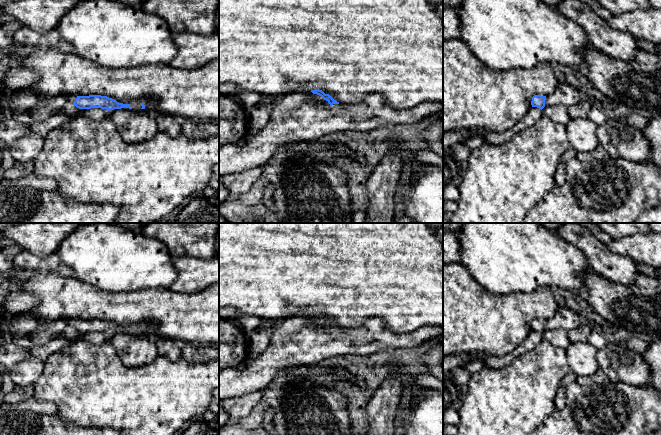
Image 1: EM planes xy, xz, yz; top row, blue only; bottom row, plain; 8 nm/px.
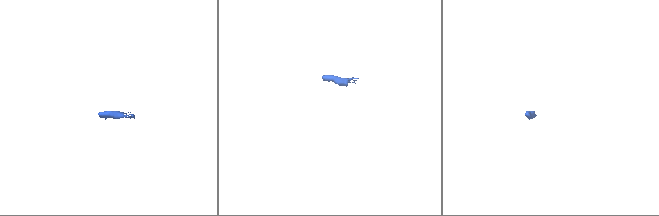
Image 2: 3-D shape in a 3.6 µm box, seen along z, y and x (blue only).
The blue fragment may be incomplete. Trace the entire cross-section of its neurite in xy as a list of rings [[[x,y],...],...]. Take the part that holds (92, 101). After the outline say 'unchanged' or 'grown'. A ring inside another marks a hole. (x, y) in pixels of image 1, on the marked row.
[[[65,95],[79,109],[101,108],[108,111],[121,108],[129,109],[149,109],[147,100],[132,102],[130,104],[119,103],[107,96],[89,95],[89,96],[73,96]]] | grown

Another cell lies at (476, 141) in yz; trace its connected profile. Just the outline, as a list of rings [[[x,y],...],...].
[[[477,134],[473,137],[468,138],[465,143],[467,144],[467,146],[473,150],[476,148],[479,148],[482,144],[483,144],[483,139],[484,136],[481,134]]]

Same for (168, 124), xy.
[[[156,114],[155,119],[158,131],[171,137],[181,134],[181,119],[168,114]]]

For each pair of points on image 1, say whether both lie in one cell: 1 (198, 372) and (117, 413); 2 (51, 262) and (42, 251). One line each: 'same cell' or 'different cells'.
1: same cell
2: different cells

